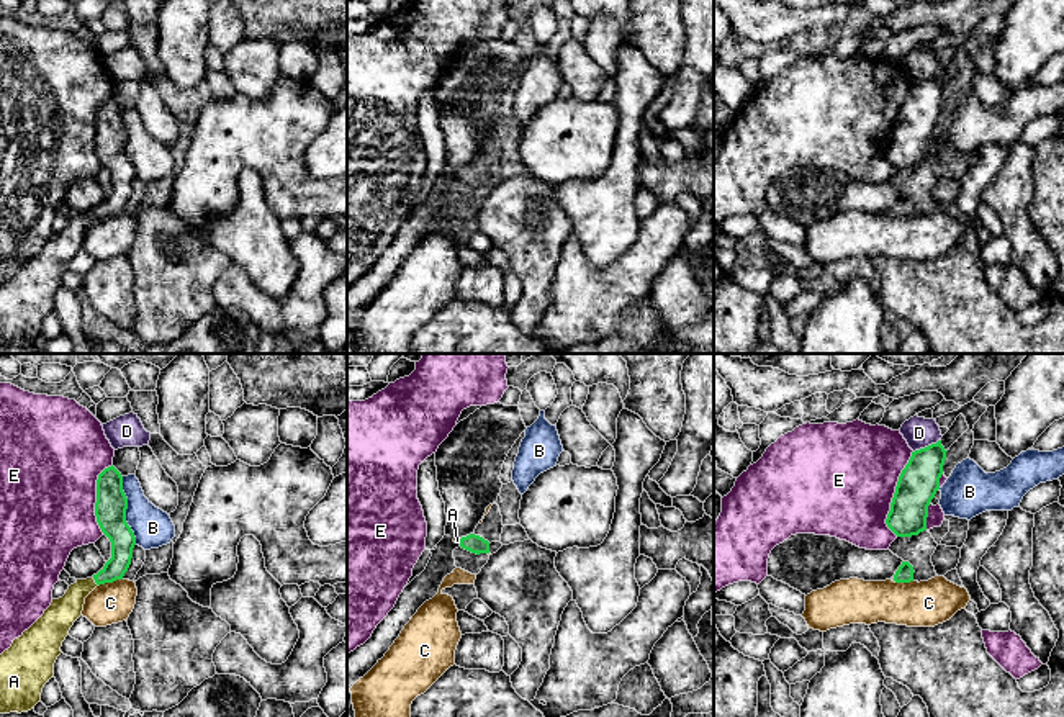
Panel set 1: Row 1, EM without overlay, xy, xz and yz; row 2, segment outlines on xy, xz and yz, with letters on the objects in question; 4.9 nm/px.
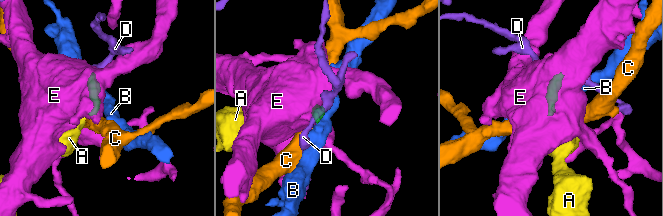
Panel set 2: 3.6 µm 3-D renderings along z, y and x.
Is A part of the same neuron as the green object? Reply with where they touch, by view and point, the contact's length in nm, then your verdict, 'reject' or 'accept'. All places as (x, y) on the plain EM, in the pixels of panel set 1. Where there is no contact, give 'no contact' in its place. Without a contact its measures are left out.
contact xy (95, 215); length 50 nm; accept

